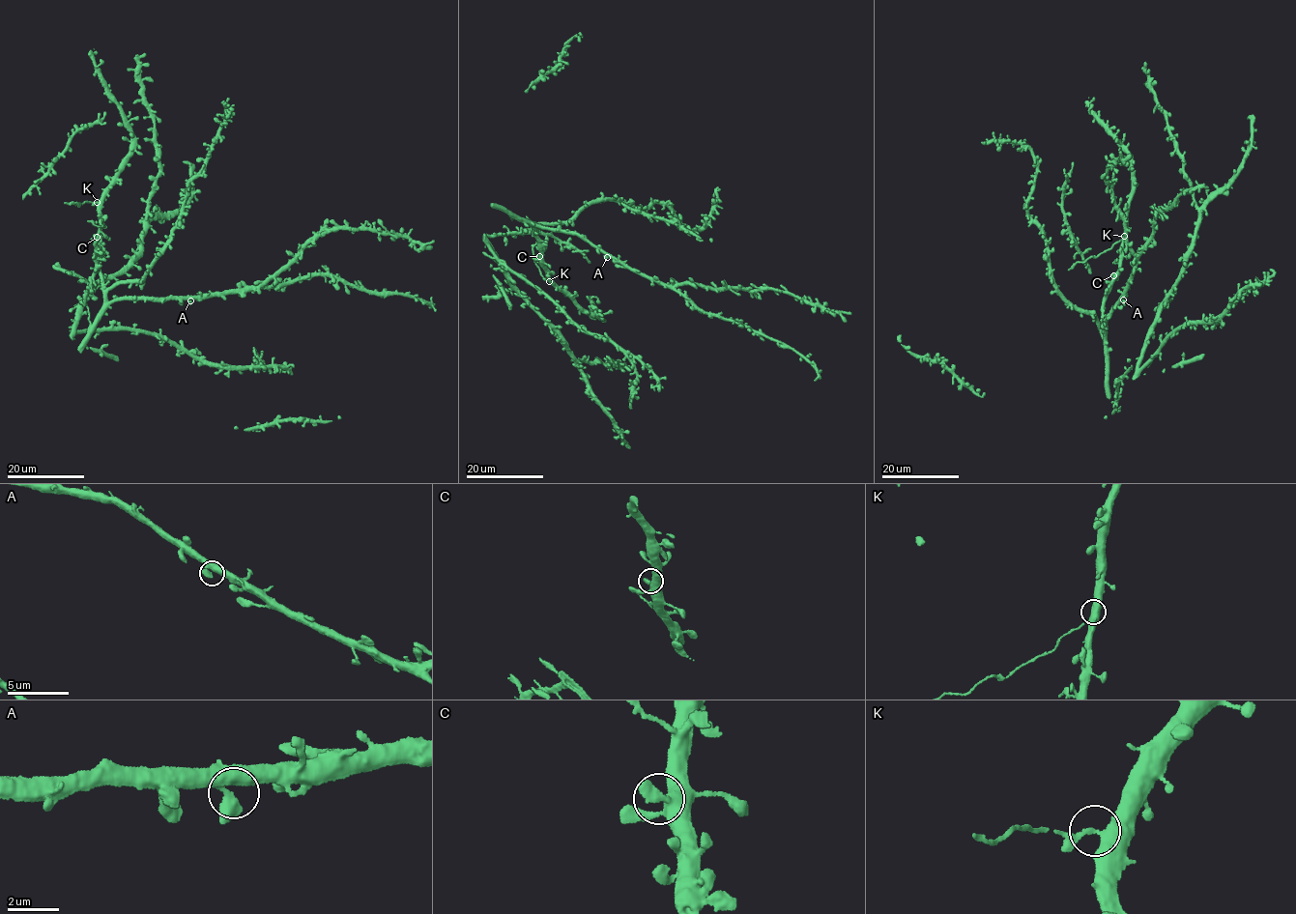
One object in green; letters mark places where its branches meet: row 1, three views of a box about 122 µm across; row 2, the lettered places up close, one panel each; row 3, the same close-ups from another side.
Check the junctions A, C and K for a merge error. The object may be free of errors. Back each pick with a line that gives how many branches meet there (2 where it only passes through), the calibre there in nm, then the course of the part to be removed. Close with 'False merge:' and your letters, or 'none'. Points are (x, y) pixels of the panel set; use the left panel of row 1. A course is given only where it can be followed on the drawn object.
K: Branches: 2. Thickness 360 nm. Course of the part to remove: (98, 202), (85, 201), (75, 204), (78, 206), (76, 203), (64, 203)
False merge: K

